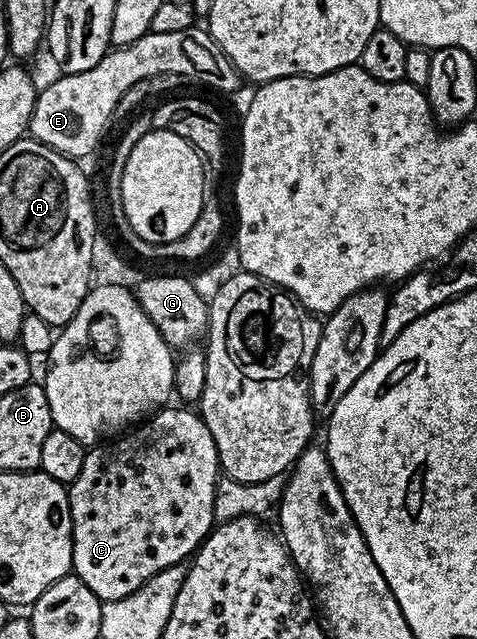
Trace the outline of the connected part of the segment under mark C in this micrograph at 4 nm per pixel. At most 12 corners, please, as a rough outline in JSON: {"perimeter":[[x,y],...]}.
{"perimeter":[[160,409],[70,483],[74,577],[102,603],[216,525],[217,444]]}

